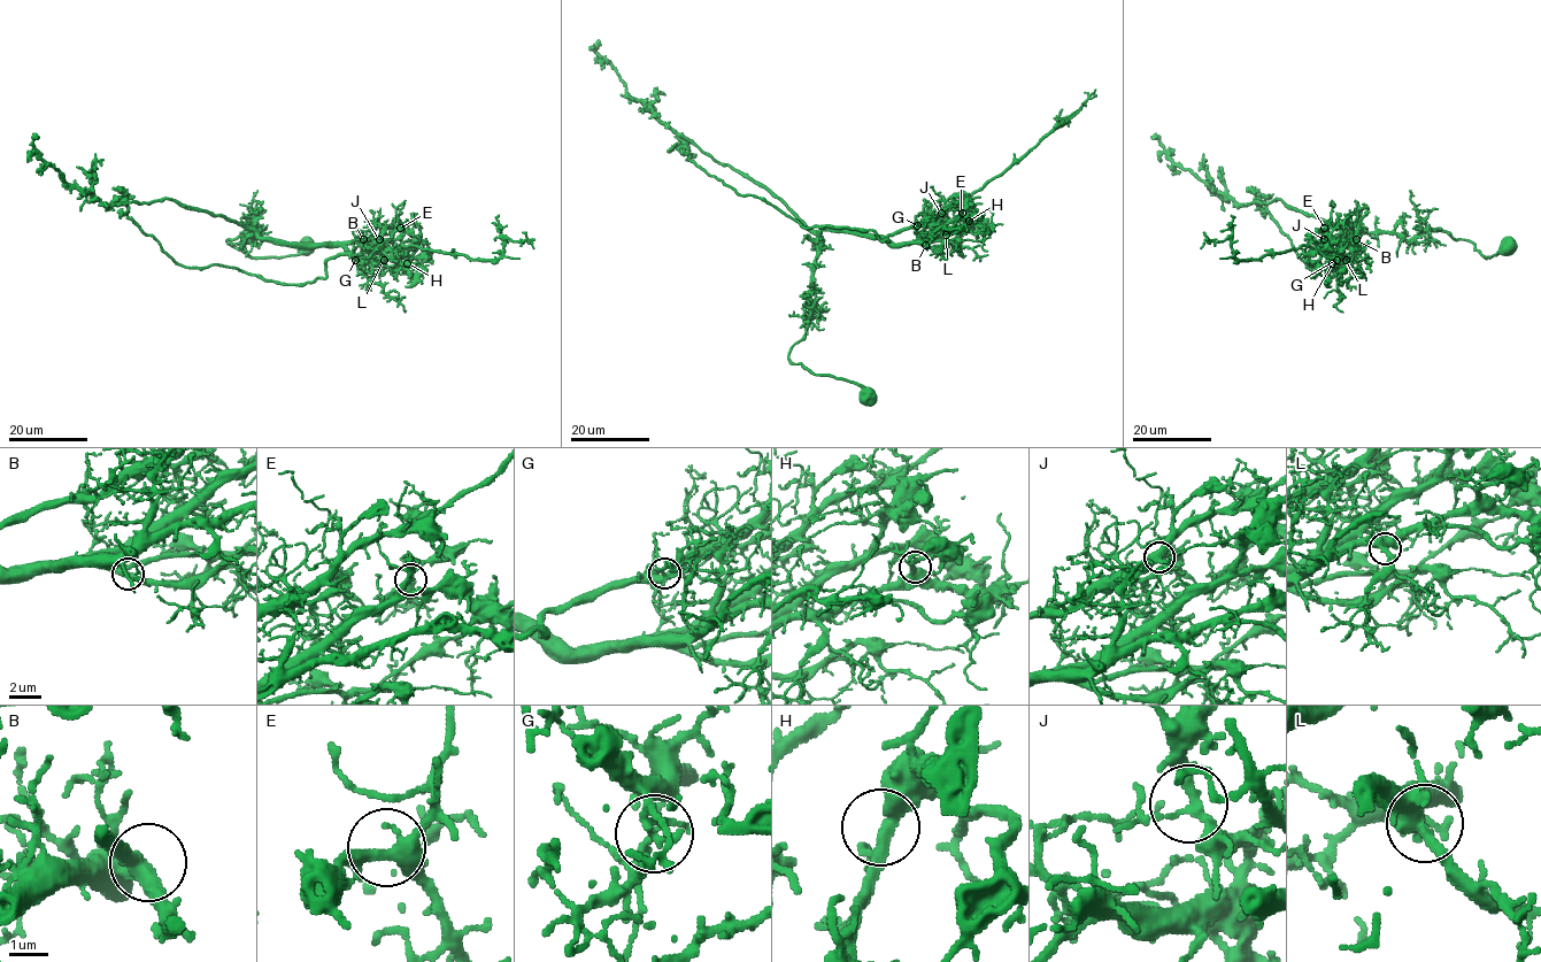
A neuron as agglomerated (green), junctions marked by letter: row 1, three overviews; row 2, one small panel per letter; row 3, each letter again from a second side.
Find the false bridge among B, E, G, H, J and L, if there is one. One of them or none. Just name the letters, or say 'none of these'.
G

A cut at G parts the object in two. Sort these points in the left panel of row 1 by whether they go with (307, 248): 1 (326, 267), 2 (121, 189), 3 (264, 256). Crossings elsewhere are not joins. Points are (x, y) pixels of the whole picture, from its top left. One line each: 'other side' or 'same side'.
1: other side
2: other side
3: same side

